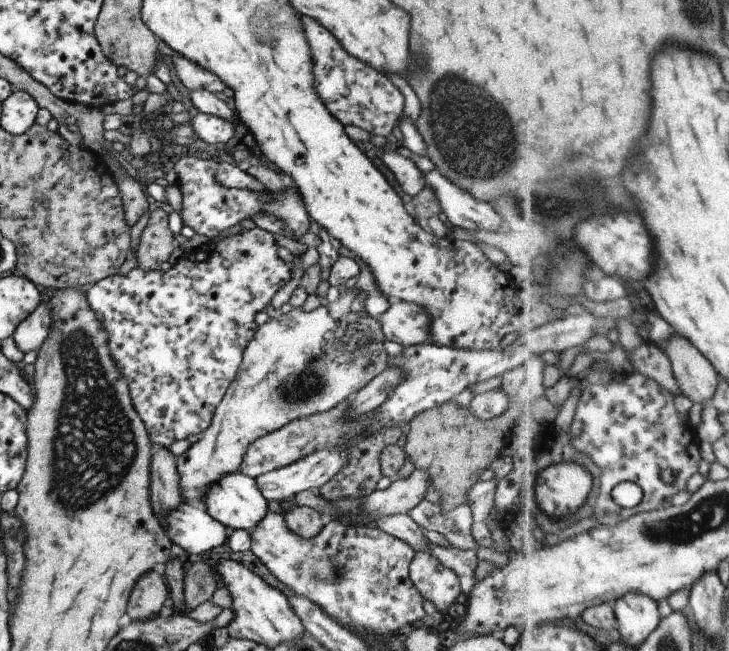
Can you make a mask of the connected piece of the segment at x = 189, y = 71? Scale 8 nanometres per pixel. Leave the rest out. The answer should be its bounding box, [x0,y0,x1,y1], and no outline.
[171,52,225,94]

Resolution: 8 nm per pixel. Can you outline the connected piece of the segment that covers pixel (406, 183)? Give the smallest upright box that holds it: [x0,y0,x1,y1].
[381,151,426,196]

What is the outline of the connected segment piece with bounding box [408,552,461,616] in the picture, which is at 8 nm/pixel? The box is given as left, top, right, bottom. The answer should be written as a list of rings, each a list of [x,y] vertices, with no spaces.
[[[415,552],[408,566],[408,574],[422,600],[429,600],[435,606],[436,616],[442,615],[447,606],[460,598],[455,572],[443,568],[430,552]]]

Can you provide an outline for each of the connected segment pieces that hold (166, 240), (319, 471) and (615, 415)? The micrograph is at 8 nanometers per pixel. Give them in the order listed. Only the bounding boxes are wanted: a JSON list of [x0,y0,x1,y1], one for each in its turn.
[[137,207,175,270],[255,448,347,501],[569,368,702,526]]

